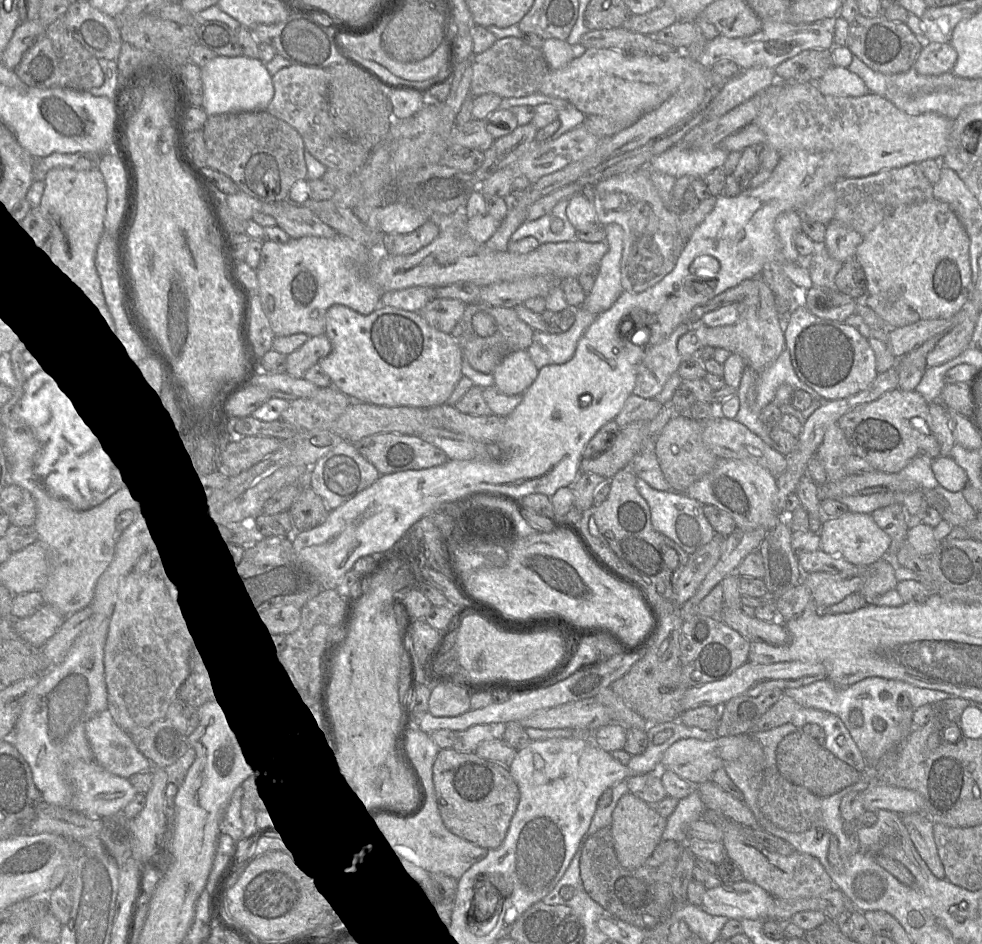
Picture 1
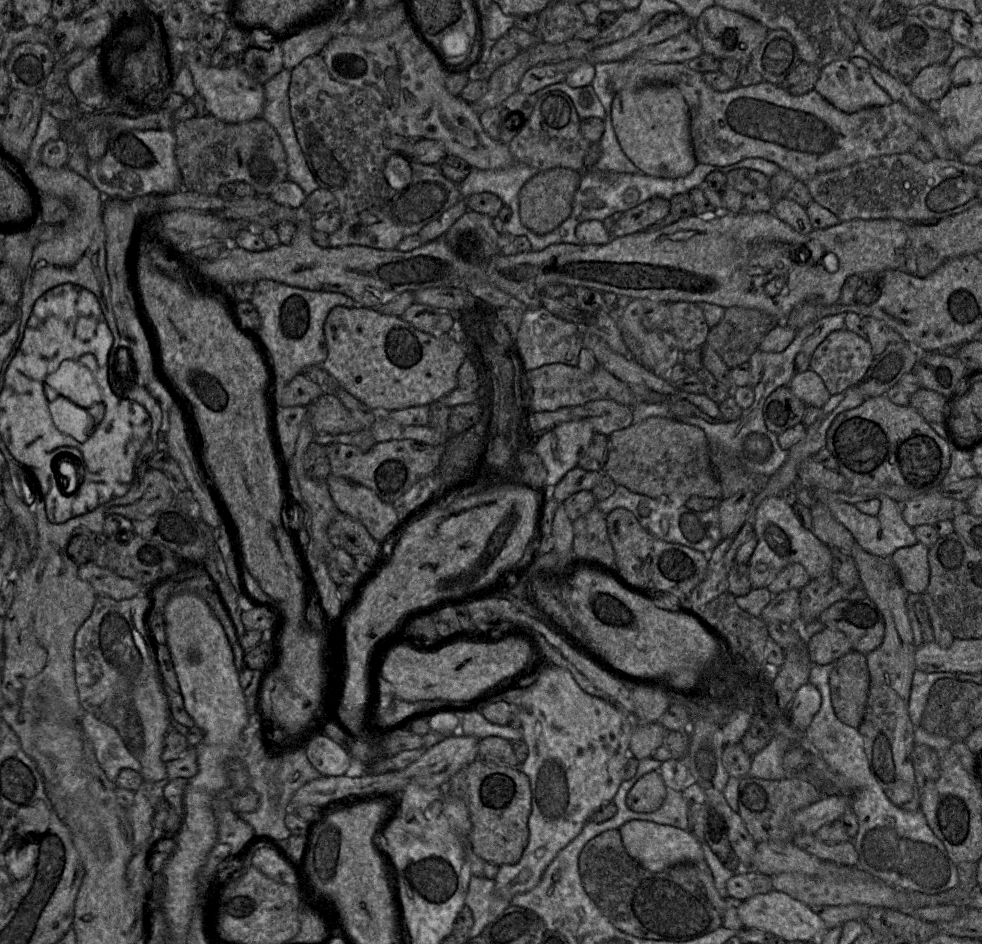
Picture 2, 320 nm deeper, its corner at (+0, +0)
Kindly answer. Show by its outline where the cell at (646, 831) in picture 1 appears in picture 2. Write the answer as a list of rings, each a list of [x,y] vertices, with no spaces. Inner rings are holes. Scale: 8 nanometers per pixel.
[[[657,771],[643,775],[630,789],[626,797],[628,808],[637,813],[658,810],[667,795],[667,787]]]

